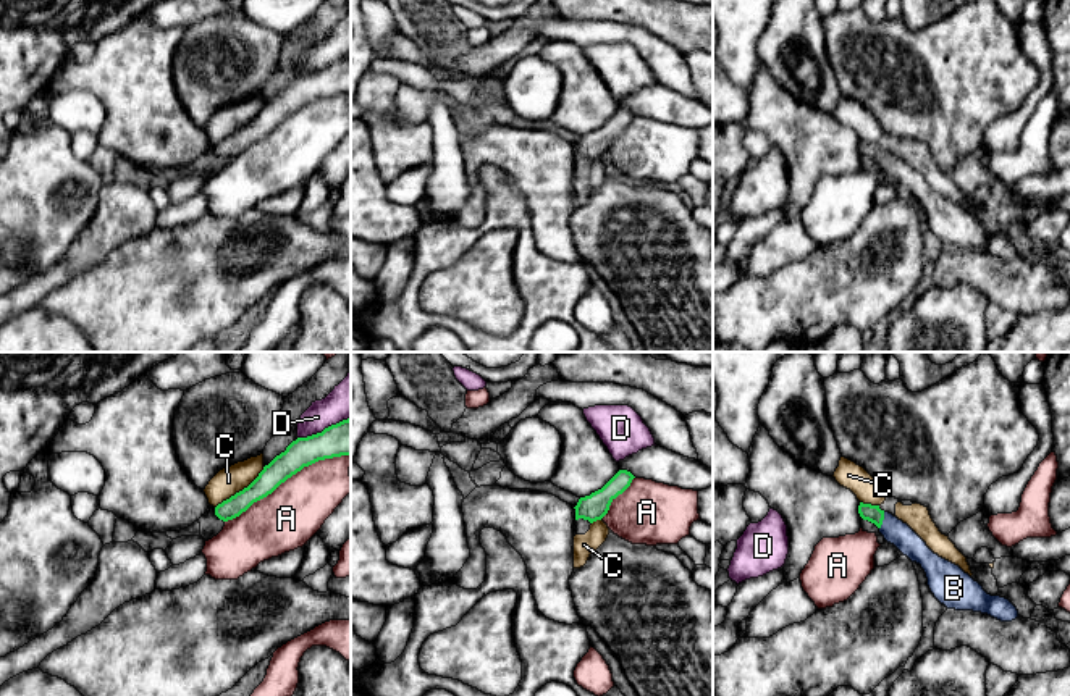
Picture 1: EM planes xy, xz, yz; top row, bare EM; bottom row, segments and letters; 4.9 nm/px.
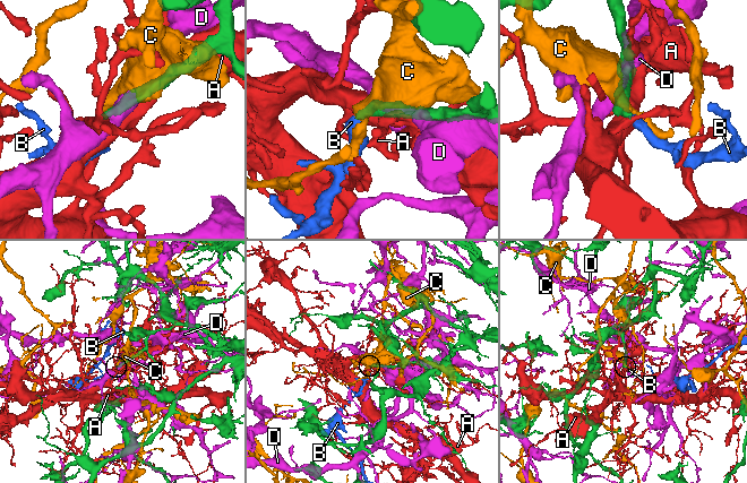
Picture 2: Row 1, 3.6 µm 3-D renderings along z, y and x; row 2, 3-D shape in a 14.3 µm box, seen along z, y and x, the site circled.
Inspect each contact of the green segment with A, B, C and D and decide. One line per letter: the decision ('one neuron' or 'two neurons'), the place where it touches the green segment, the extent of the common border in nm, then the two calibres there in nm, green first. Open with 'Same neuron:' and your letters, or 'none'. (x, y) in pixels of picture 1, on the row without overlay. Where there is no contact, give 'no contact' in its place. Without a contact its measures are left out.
Same neuron: B
A: two neurons; meets green in xy at (286, 117); contact 700 nm long; 140 nm thick on the green side, 300 nm on the other
B: one neuron; meets green in yz at (883, 157); contact 90 nm long; 90 nm thick on the green side, 120 nm on the other
C: two neurons; meets green in xy at (240, 129); contact 320 nm long; 120 nm thick on the green side, 140 nm on the other
D: two neurons; meets green in xy at (325, 67); contact 280 nm long; 180 nm thick on the green side, 180 nm on the other

